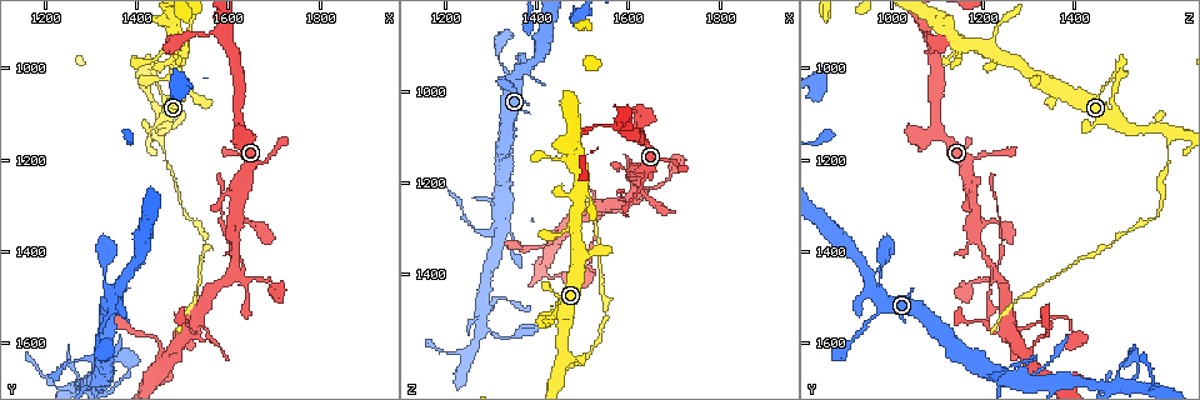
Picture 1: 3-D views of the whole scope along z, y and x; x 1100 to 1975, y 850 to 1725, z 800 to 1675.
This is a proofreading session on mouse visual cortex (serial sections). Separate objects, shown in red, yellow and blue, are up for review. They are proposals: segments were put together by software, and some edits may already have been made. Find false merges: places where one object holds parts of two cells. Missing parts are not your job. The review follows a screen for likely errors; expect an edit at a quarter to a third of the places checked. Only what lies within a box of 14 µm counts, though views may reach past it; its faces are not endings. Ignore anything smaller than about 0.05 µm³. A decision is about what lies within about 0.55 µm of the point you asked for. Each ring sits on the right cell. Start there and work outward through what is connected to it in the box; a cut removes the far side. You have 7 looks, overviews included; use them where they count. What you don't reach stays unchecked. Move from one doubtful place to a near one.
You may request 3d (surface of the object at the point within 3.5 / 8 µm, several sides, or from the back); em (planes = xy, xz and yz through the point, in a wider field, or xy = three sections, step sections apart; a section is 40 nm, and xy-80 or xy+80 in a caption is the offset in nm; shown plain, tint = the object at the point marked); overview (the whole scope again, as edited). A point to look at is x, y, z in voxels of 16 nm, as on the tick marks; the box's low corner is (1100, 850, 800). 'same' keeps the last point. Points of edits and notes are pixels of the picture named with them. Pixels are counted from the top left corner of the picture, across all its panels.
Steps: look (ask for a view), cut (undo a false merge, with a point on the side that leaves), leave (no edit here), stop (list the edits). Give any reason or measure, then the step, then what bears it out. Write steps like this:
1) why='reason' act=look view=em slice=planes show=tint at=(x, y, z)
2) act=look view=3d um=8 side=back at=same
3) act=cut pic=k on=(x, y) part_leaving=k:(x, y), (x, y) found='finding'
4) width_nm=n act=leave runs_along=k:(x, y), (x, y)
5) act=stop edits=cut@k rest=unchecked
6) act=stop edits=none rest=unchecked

why='arms part here' act=look view=3d um=3.5 at=(1485, 950, 1155)

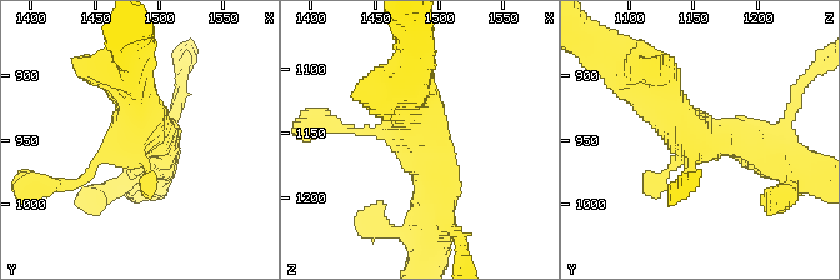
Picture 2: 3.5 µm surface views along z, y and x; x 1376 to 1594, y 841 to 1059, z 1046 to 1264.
why='now the EM' act=look view=em slice=xy step=1 show=tint at=(1486, 946, 1154)

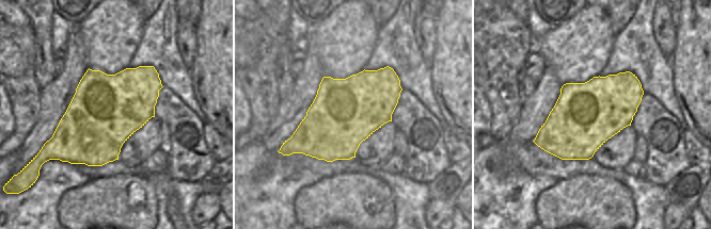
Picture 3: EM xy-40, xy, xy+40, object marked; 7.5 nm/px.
width_nm=500 act=leave runs_along=2:(769, 155), (681, 129), (640, 75) found='all the same cell'

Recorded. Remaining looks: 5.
why='three arms meet' act=look view=3d um=8 at=(1360, 1475, 955)

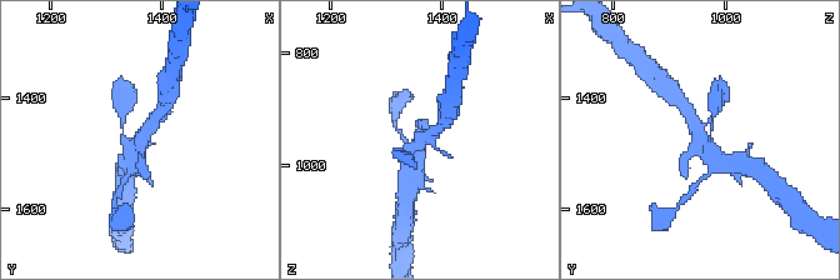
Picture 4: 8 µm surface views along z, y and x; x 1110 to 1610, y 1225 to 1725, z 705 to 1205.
why='closer look' act=look view=3d um=3.5 at=(1365, 1480, 960)

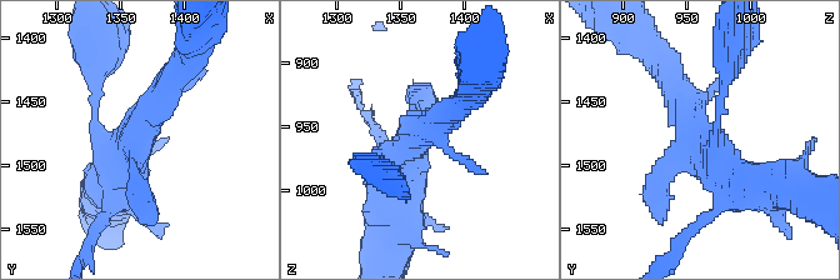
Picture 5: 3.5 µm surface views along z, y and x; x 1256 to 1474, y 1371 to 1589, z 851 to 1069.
act=look view=em slice=planes show=tint at=(1360, 1482, 958)

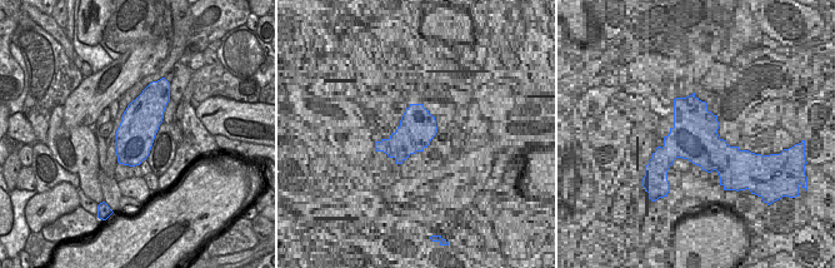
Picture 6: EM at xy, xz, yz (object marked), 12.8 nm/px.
act=leave runs_along=5:(781, 188), (720, 169), (669, 76) found='one cell here'

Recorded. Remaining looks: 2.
why='small branch off a trunk' act=look view=3d um=3.5 side=back at=(1615, 1455, 1230)

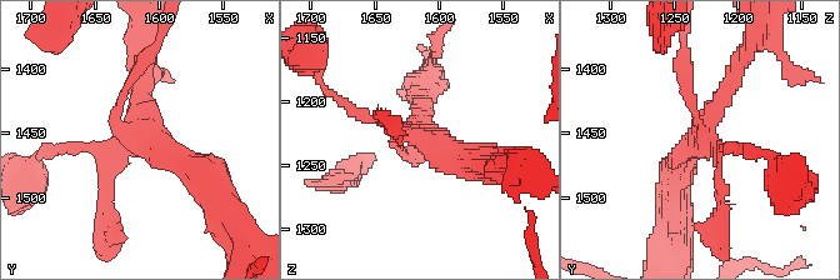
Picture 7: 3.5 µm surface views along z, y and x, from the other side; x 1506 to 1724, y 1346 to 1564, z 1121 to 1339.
why='shape alone is not enough' act=look view=em slice=planes show=tint at=(1614, 1450, 1228)

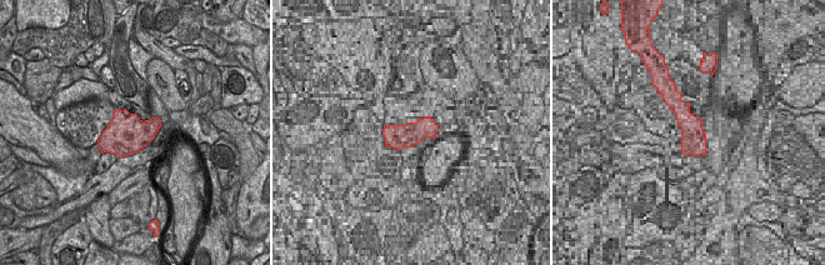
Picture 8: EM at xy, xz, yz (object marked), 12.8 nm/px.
act=cut pic=7 on=(685, 75) part_leaving=7:(695, 111), (685, 89), (685, 35) found='two cells meet here'

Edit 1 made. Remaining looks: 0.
act=stop edits=cut@7 rest=unchecked

